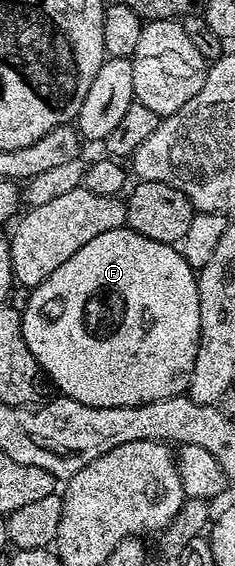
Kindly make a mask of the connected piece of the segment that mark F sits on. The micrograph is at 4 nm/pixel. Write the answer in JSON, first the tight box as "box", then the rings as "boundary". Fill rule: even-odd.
{"box":[21,227,200,407],"boundary":[[[123,227],[104,231],[104,235],[96,235],[96,239],[84,243],[72,259],[60,263],[44,283],[29,290],[30,298],[26,301],[26,309],[21,310],[22,338],[26,349],[38,360],[39,370],[54,380],[57,392],[63,397],[70,397],[82,405],[92,407],[132,407],[152,403],[156,399],[168,399],[185,394],[190,387],[192,367],[196,363],[196,351],[200,339],[200,295],[198,294],[198,278],[196,269],[186,262],[181,252],[174,245],[165,245],[156,239],[148,239],[135,229]]]}

